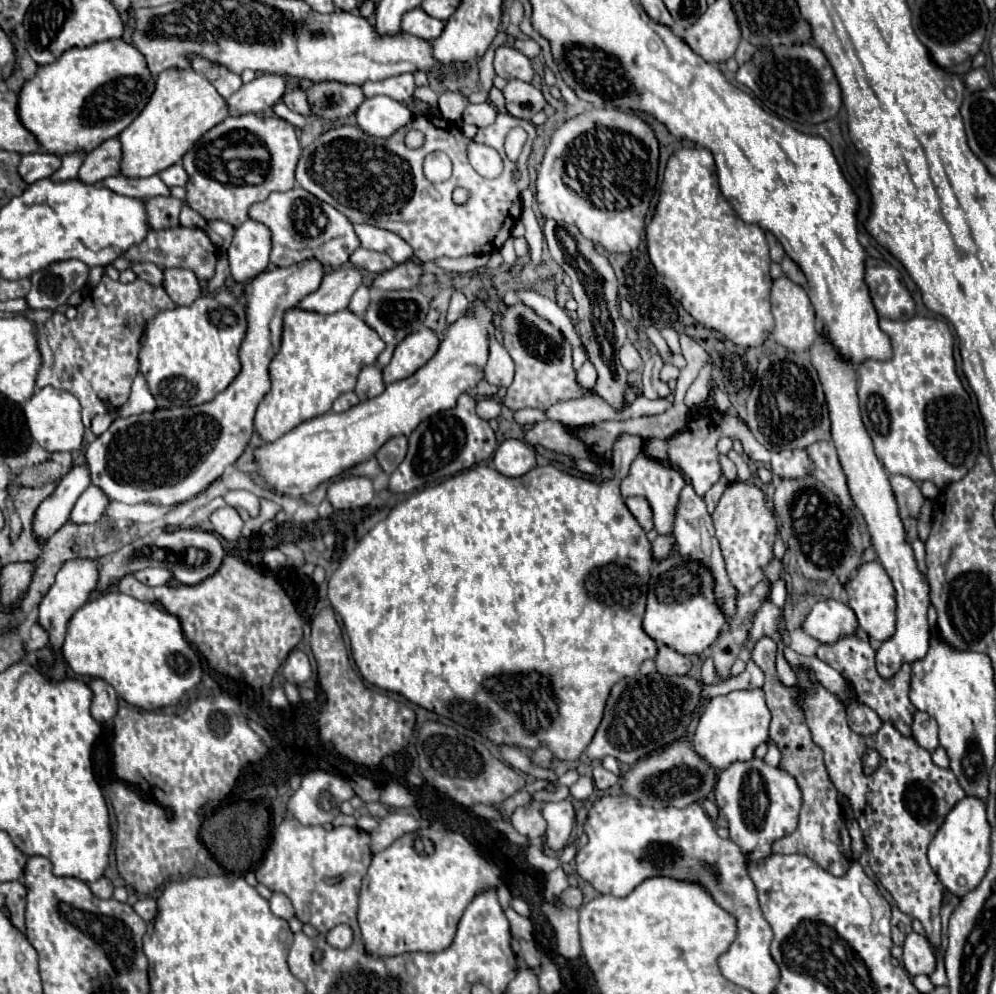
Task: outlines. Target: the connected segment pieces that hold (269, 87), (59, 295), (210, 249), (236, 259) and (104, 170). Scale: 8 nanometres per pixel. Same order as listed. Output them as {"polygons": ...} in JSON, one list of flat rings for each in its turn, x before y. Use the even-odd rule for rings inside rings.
{"polygons":[[[261,74,253,82,243,84,239,92,235,92,227,104,231,112,239,114,257,114,257,112,267,112,275,102,281,100,287,80,283,74]],[[77,260,53,262,53,266,31,274,33,286,25,300,35,310,53,310,87,284,87,272,89,268]],[[169,228,169,230,151,230,147,238,139,244,129,248,123,254,125,260,129,262,153,262,159,268,189,268,197,274,199,282,205,284,213,278,215,274,215,262,217,262,217,248,213,246,211,238,205,234,201,228]],[[247,220,235,228,233,242,229,246,231,276,237,282,247,282,269,266,269,250,273,248,271,234,261,222]],[[109,138,97,150,91,150,79,170,79,180,85,184,95,184,107,176,121,174,121,142,119,138]]]}

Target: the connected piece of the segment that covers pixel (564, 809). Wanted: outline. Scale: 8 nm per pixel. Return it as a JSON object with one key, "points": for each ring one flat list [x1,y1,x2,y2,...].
{"points":[[569,800,561,802,547,802,543,808,543,818,547,822,545,844,553,852,561,852,567,846,569,834,575,822,575,810]]}

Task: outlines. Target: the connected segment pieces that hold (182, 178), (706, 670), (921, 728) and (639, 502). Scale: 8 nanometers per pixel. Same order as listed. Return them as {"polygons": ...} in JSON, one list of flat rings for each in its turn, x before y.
{"polygons":[[[181,164,169,166,169,168,163,170,159,176,161,176,161,180,163,180,169,188,171,188,171,186,185,186,187,180,189,180,189,176,185,174,185,168,183,168]],[[707,656,707,658,705,658,705,662,703,662,701,682,705,682,705,684,721,684,721,682,725,682,723,678,717,678,717,672,715,672,713,658,711,658,711,656]],[[915,712,913,738,917,740,919,746,923,746,925,750,933,752,939,746,937,722,933,722,933,718,929,718,929,714,925,714,925,712]],[[625,498,625,504,631,506,631,514,637,518,637,522,641,524,643,530,653,528,653,514,651,514,651,508,645,498]]]}

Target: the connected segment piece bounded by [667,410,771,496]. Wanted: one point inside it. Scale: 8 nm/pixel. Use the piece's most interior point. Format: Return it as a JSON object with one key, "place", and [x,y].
{"place":[693,451]}

